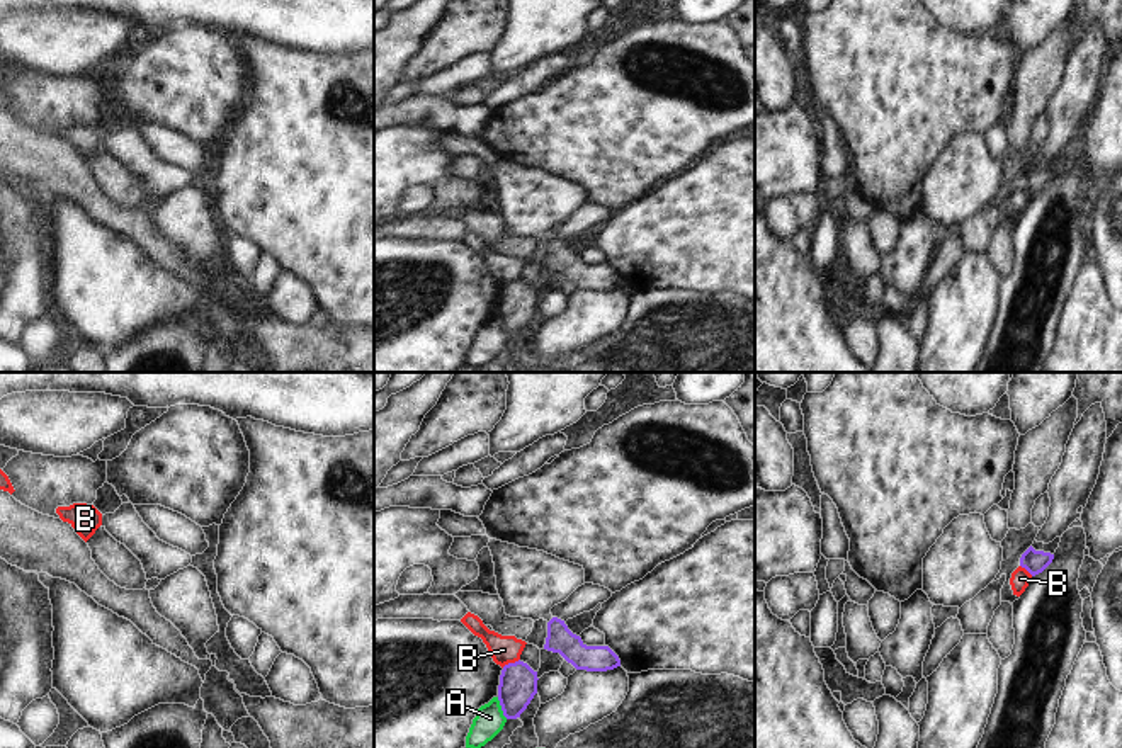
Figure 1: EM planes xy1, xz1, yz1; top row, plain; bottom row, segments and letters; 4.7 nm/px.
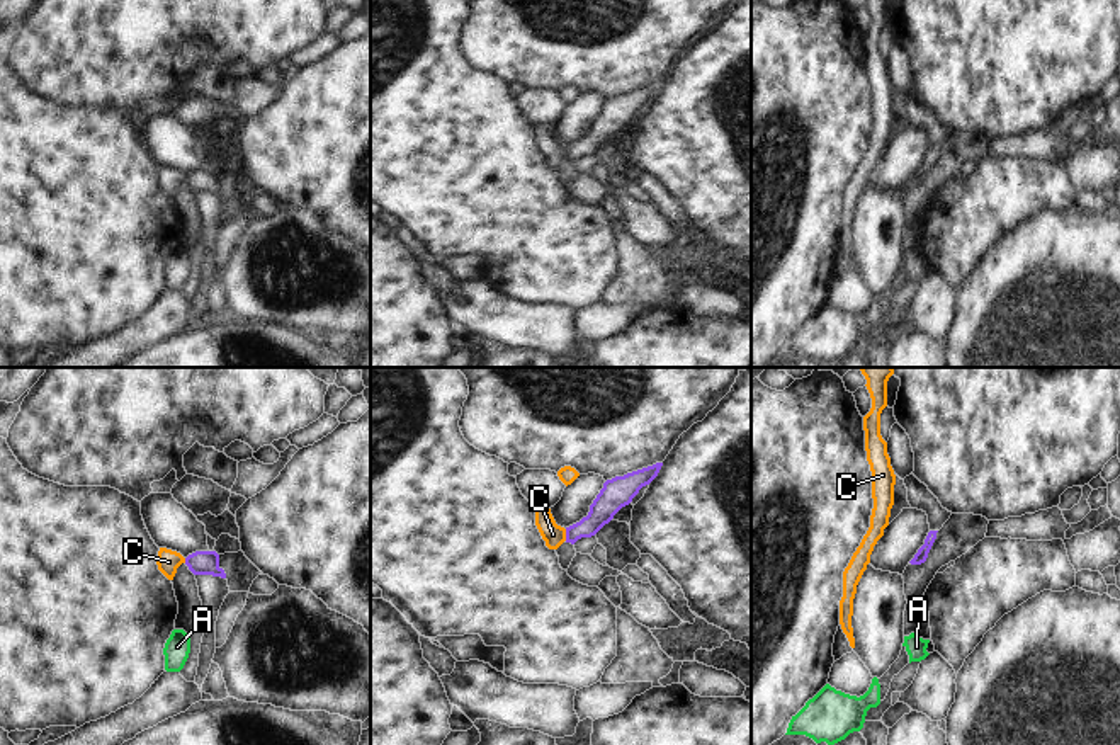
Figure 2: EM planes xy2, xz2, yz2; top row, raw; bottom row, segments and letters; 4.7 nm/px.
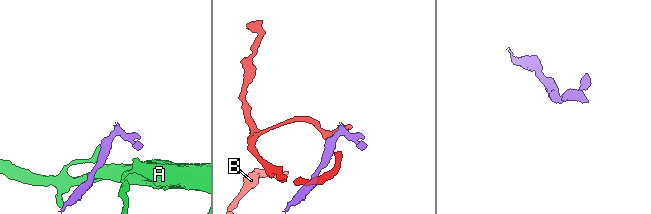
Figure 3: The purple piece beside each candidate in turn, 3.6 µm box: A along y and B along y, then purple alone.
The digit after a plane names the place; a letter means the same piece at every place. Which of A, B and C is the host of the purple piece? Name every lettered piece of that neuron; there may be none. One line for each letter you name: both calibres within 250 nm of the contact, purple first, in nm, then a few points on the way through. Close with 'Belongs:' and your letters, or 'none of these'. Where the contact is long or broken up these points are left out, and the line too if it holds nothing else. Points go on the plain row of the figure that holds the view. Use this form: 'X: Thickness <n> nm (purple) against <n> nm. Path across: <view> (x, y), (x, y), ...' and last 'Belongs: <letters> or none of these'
Belongs: none of these

